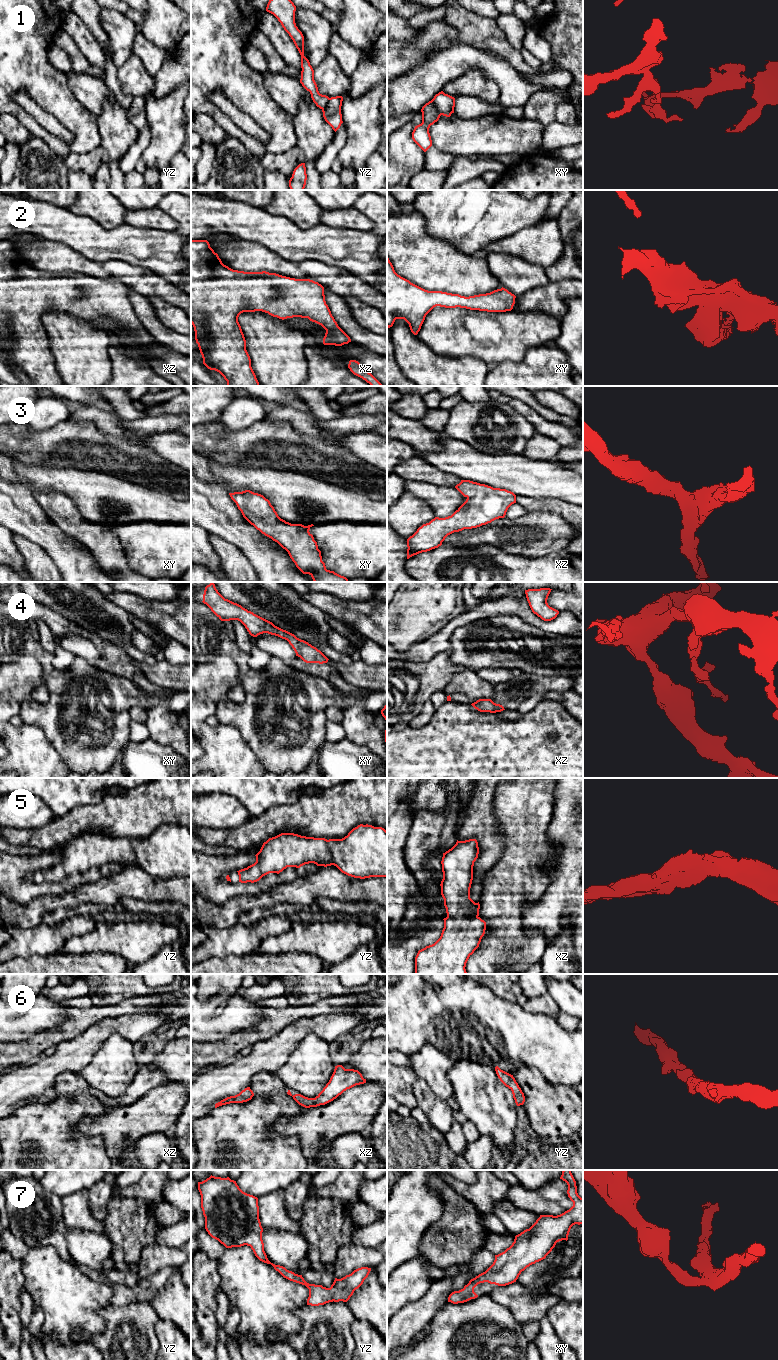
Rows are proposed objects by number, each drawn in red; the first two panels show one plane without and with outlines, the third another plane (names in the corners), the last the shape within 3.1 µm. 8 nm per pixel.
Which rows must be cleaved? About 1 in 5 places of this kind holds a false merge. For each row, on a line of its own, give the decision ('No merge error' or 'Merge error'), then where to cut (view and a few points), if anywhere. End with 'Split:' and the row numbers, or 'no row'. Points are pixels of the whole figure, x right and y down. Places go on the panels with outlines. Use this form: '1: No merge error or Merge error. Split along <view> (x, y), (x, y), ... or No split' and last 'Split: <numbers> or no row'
1: Merge error. Split along xy (431, 100), (441, 114)
2: No merge error. No split
3: No merge error. No split
4: No merge error. No split
5: No merge error. No split
6: No merge error. No split
7: No merge error. No split
Split: 1

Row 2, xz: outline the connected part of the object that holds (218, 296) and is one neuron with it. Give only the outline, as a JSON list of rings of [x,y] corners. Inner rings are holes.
[[[191,239],[191,324],[195,340],[203,358],[203,364],[210,370],[219,372],[227,381],[226,386],[260,386],[251,367],[251,359],[246,350],[246,340],[238,322],[243,312],[262,311],[279,319],[293,317],[308,318],[325,330],[324,345],[342,346],[351,342],[350,337],[338,326],[326,304],[324,287],[310,279],[295,279],[276,273],[244,272],[224,265],[207,240]]]

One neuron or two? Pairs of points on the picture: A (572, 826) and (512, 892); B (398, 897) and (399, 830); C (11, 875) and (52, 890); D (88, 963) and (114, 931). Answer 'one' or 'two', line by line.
A: two
B: one
C: one
D: two

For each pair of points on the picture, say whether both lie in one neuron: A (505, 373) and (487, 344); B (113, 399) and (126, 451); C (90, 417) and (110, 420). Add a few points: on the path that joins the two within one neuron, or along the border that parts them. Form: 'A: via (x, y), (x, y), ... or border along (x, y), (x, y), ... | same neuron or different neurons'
A: border along (521, 360), (501, 361), (491, 366) | different neurons
B: border along (144, 416), (138, 419), (122, 419) | different neurons
C: via (95, 417), (105, 420) | same neuron

